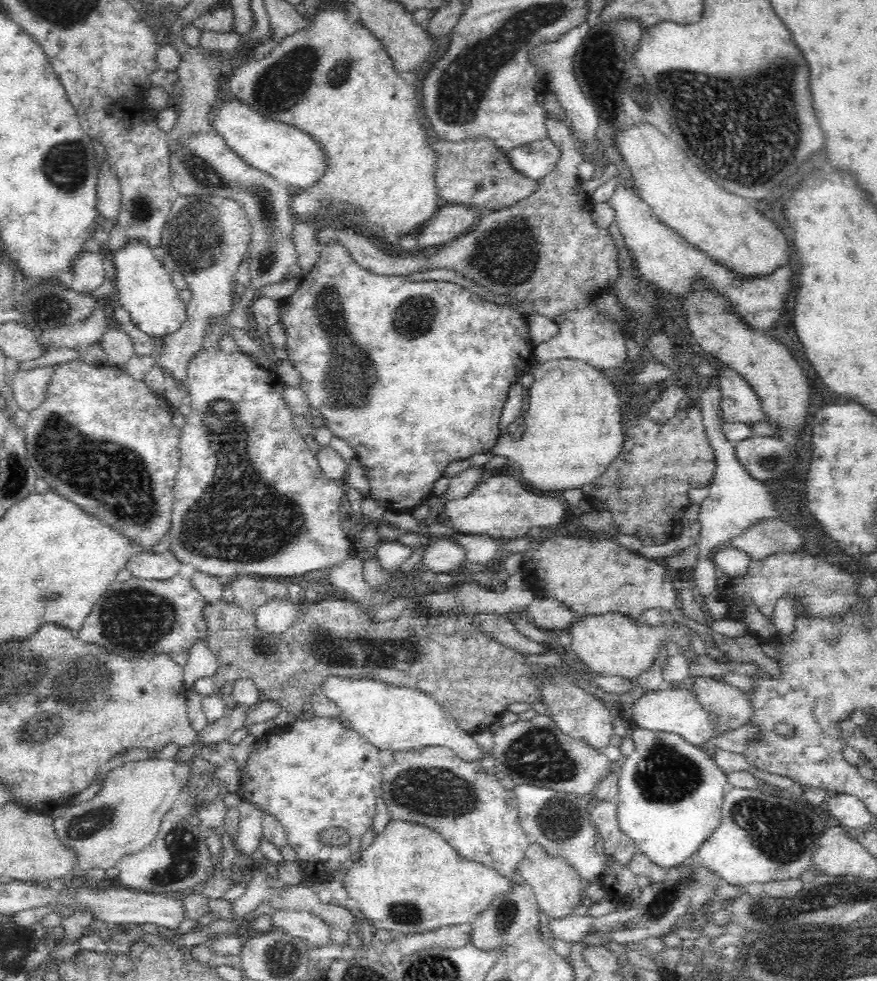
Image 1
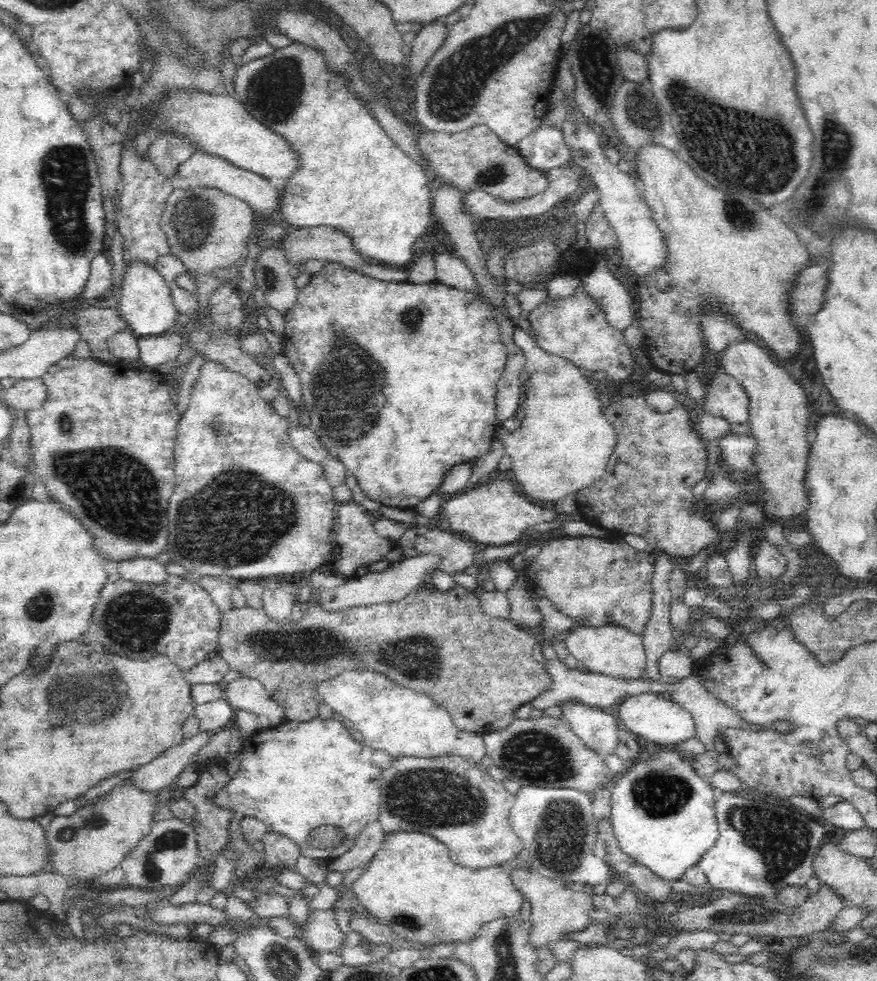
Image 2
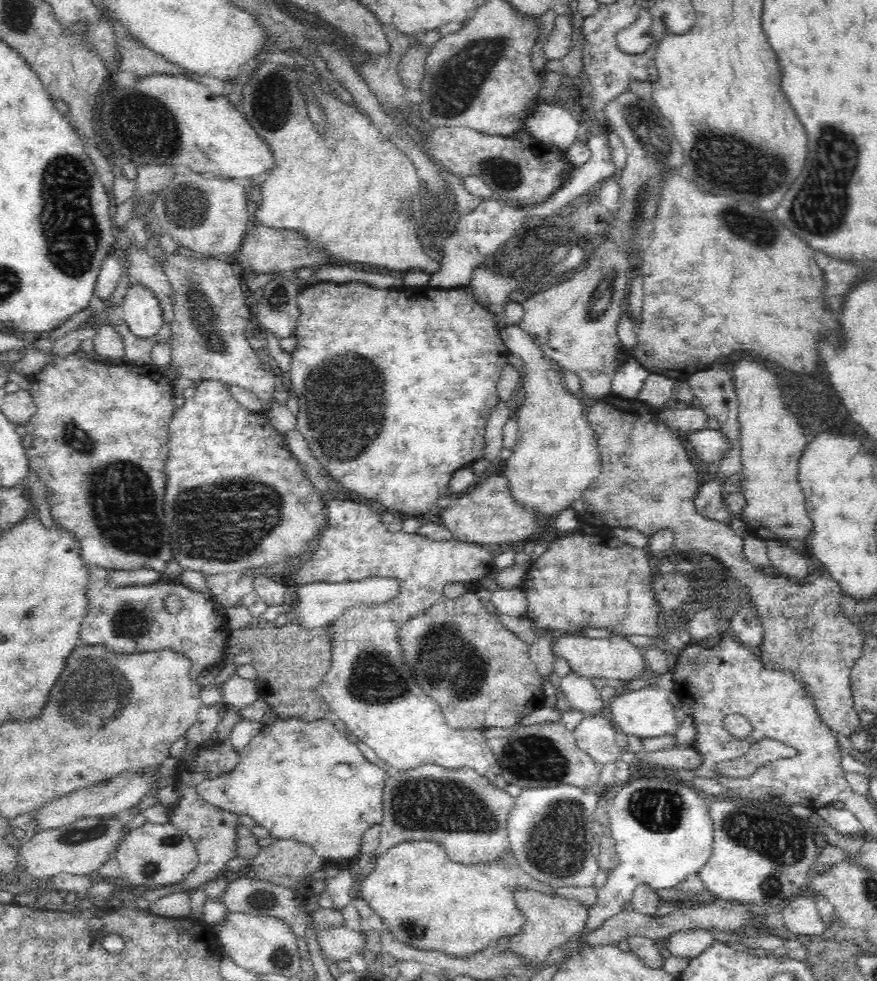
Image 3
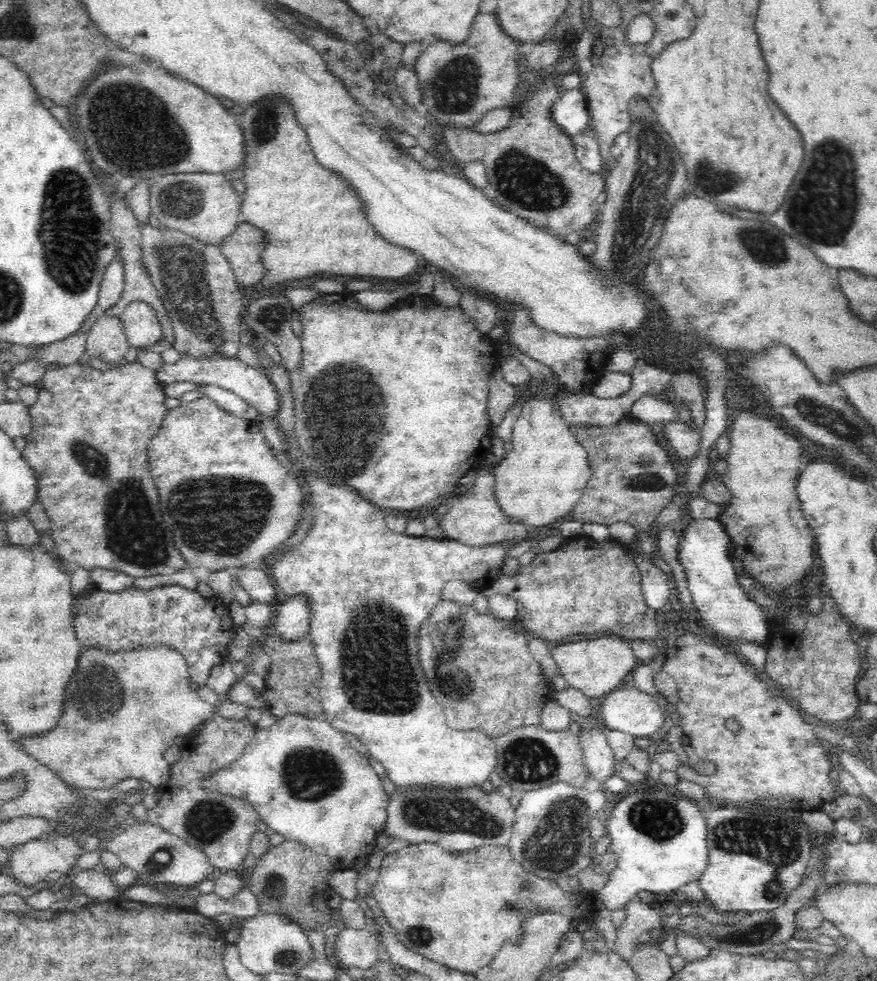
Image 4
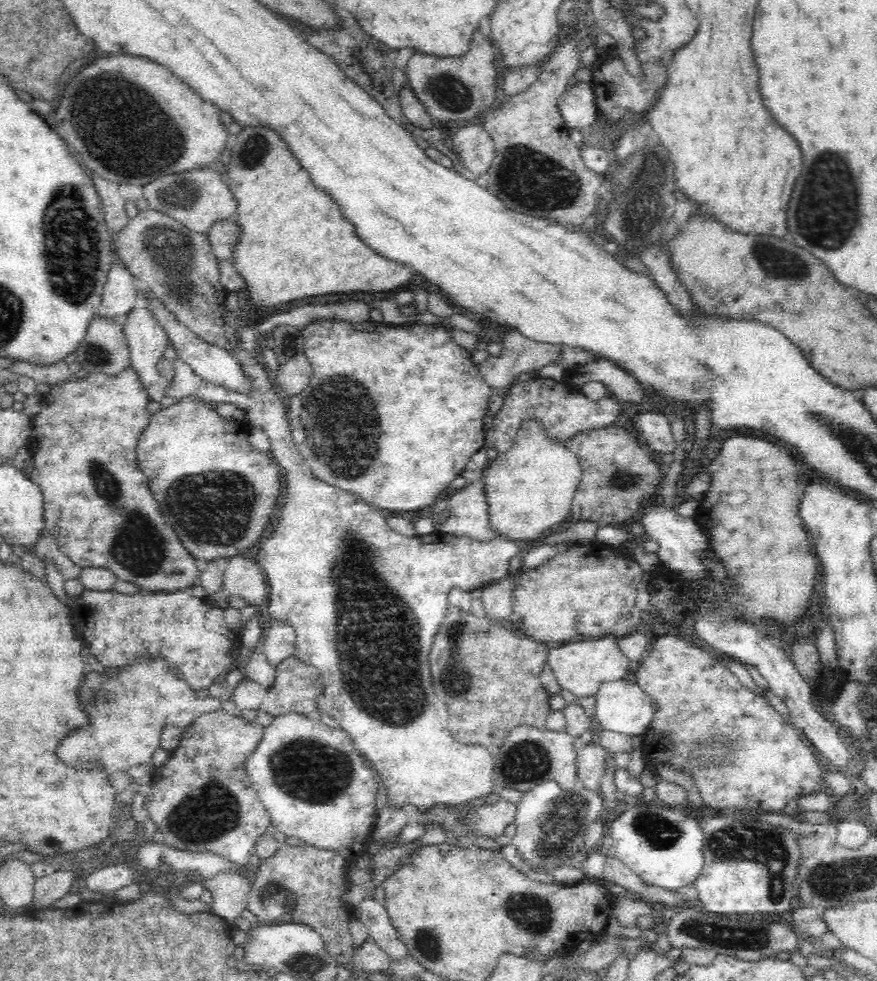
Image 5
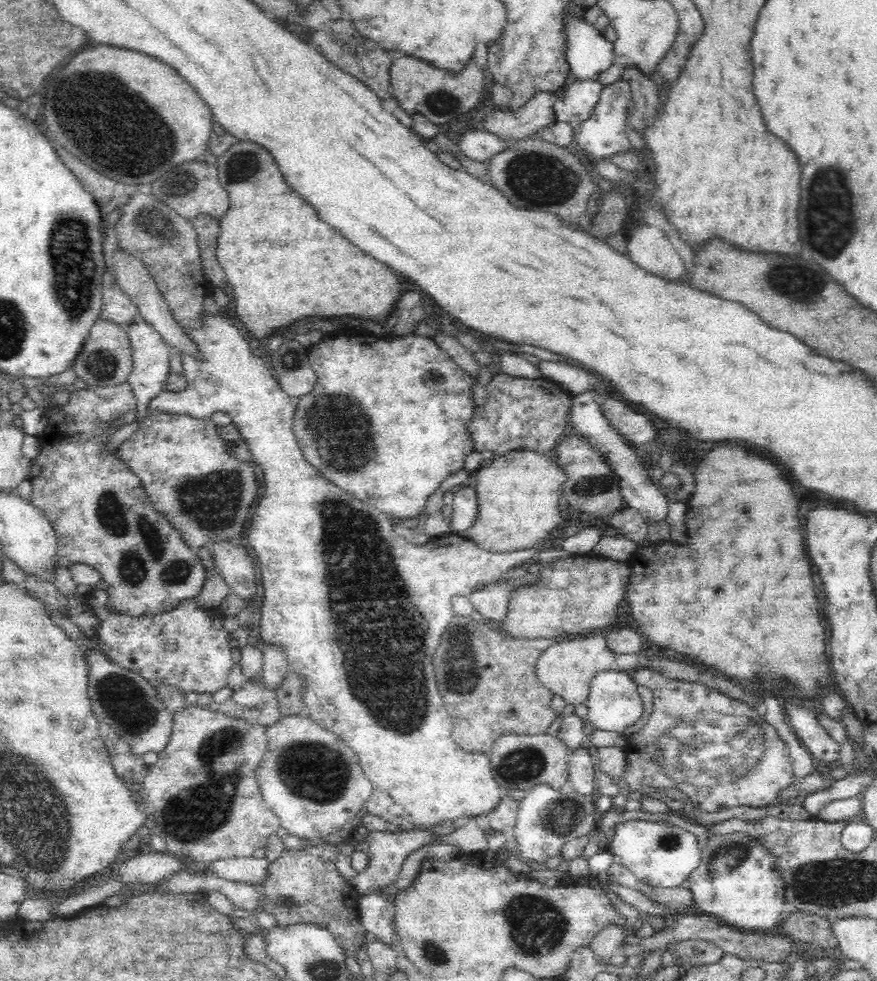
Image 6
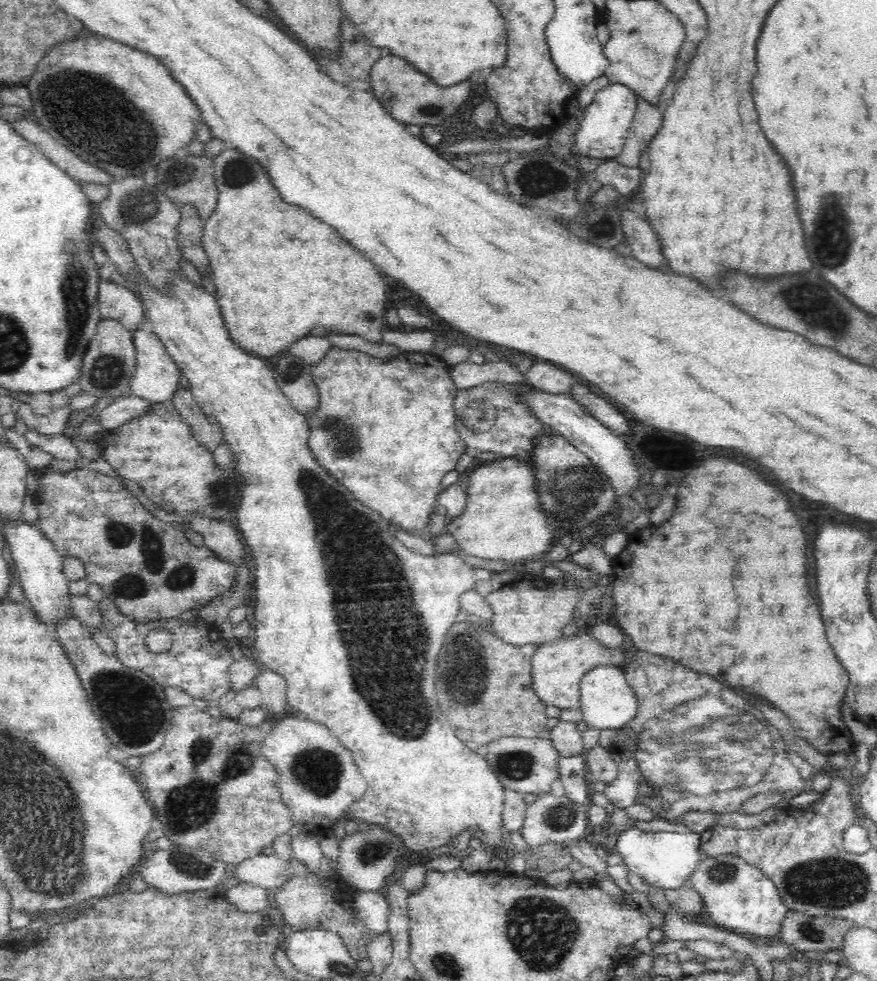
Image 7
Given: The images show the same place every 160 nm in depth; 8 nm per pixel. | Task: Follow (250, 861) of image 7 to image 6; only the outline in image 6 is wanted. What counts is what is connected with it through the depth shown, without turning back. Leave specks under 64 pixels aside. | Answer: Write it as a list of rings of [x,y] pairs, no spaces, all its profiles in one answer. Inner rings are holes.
[[[253,856],[244,858],[225,858],[205,865],[204,870],[220,878],[252,885],[262,884],[267,877],[270,862],[265,858]]]

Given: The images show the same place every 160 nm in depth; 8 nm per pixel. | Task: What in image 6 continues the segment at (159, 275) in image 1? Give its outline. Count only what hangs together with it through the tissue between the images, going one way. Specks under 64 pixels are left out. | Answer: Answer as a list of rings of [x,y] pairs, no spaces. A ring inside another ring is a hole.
[[[139,318],[127,327],[133,356],[133,369],[127,381],[132,387],[132,392],[136,395],[138,415],[135,422],[140,423],[148,413],[149,402],[159,399],[160,394],[167,390],[167,380],[171,373],[170,353],[168,353],[166,341],[150,323]]]

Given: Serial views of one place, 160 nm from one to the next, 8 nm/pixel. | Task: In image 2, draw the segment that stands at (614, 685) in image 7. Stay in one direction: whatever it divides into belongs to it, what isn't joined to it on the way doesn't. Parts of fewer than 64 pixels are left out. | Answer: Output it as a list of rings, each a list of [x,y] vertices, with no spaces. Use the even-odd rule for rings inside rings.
[[[642,693],[626,697],[618,710],[618,720],[622,728],[634,732],[649,744],[671,745],[694,738],[696,734],[694,717],[688,709],[661,693]]]

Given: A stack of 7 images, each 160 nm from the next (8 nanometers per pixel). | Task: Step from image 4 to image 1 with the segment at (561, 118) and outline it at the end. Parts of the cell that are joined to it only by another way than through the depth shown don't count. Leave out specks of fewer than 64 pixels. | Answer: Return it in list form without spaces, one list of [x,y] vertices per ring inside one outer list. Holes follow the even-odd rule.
[[[548,138],[528,142],[507,151],[509,163],[524,176],[539,181],[554,170],[560,158],[560,149]]]

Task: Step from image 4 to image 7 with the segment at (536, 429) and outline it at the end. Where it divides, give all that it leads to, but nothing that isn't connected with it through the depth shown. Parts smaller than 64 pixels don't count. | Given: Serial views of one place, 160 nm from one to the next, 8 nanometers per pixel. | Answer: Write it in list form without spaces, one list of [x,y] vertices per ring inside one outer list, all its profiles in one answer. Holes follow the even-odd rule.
[[[499,457],[486,466],[474,469],[465,485],[466,510],[458,518],[448,521],[446,532],[454,536],[464,554],[476,558],[516,563],[527,562],[538,554],[546,554],[552,547],[554,536],[548,529],[548,519],[540,507],[538,492],[534,486],[537,486],[537,476],[527,458]]]

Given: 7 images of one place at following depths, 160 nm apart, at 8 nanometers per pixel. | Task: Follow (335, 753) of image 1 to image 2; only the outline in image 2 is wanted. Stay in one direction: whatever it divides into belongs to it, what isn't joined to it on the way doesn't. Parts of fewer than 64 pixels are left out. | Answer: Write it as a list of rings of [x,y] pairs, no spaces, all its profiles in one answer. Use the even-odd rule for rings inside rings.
[[[337,716],[329,719],[316,717],[309,721],[285,720],[244,740],[238,772],[220,792],[214,794],[212,801],[232,812],[242,812],[244,816],[264,821],[270,831],[286,835],[296,843],[302,856],[329,861],[352,850],[366,825],[379,820],[383,769],[372,761],[373,752],[374,749],[363,745]],[[318,826],[337,827],[342,840],[329,850],[310,846],[308,838]]]

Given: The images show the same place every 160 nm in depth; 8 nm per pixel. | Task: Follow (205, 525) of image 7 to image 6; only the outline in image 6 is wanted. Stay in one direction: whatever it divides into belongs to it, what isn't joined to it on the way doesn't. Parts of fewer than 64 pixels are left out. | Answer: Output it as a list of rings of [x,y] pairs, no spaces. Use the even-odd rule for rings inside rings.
[[[236,539],[214,542],[213,548],[216,571],[224,577],[231,592],[251,599],[256,594],[256,572],[246,548],[237,544]]]

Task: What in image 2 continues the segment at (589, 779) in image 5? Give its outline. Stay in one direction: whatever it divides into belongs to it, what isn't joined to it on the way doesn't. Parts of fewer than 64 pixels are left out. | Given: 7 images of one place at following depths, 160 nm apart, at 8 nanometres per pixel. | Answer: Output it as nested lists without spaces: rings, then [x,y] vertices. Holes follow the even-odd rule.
[[[566,702],[561,708],[561,721],[582,739],[586,747],[604,758],[617,753],[621,744],[618,740],[621,725],[612,713],[582,702]]]

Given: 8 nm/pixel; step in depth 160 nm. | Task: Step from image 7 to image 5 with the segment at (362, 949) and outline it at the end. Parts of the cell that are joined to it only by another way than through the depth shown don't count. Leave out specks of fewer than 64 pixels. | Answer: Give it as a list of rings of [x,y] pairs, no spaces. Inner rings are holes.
[[[281,844],[276,854],[260,861],[254,883],[250,887],[248,907],[251,913],[258,917],[260,923],[275,925],[276,923],[301,923],[302,926],[311,927],[321,935],[322,945],[338,964],[346,964],[351,961],[355,952],[355,939],[350,931],[350,917],[352,907],[345,905],[341,898],[350,888],[348,874],[345,872],[345,855],[336,850],[324,850],[312,845]]]

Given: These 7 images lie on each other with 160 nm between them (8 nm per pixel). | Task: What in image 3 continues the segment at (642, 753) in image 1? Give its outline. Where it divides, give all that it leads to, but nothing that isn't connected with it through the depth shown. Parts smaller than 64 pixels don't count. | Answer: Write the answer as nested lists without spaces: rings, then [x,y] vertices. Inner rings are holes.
[[[666,777],[638,778],[630,783],[627,782],[624,784],[624,787],[617,792],[617,794],[614,796],[614,799],[611,800],[611,802],[608,804],[608,831],[612,838],[615,840],[615,847],[618,853],[618,857],[620,857],[620,864],[618,864],[614,870],[609,871],[606,884],[603,887],[598,888],[597,901],[593,906],[589,906],[589,918],[587,920],[587,926],[585,927],[585,930],[582,932],[582,934],[590,934],[590,932],[594,932],[594,930],[596,930],[596,928],[600,928],[600,926],[602,926],[606,920],[613,918],[622,912],[623,906],[630,902],[630,900],[633,898],[634,890],[639,884],[648,883],[648,886],[654,887],[656,890],[659,888],[672,888],[672,886],[676,886],[676,884],[680,884],[682,881],[685,881],[691,874],[696,874],[699,872],[699,870],[708,862],[712,852],[714,829],[713,822],[709,813],[710,801],[710,799],[704,799],[703,794],[700,791],[694,789],[692,785],[682,783],[678,780],[670,780],[670,778]]]

